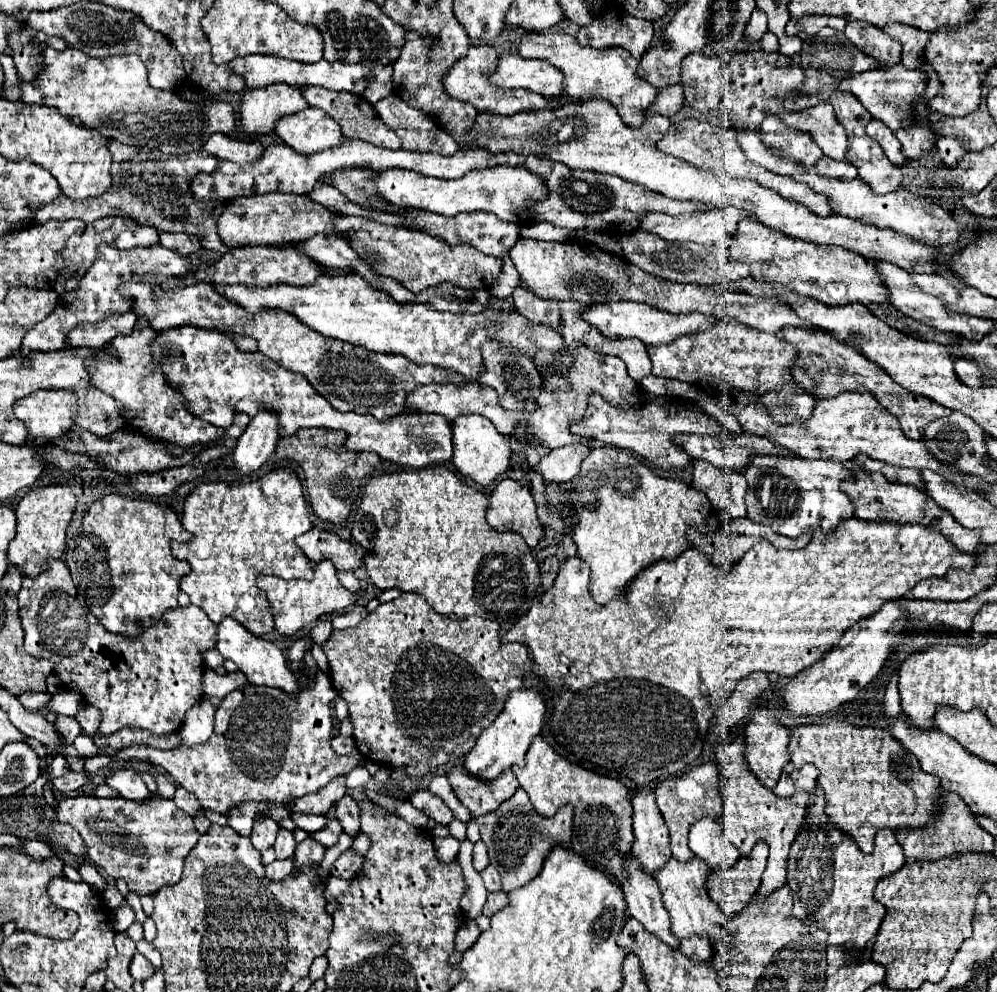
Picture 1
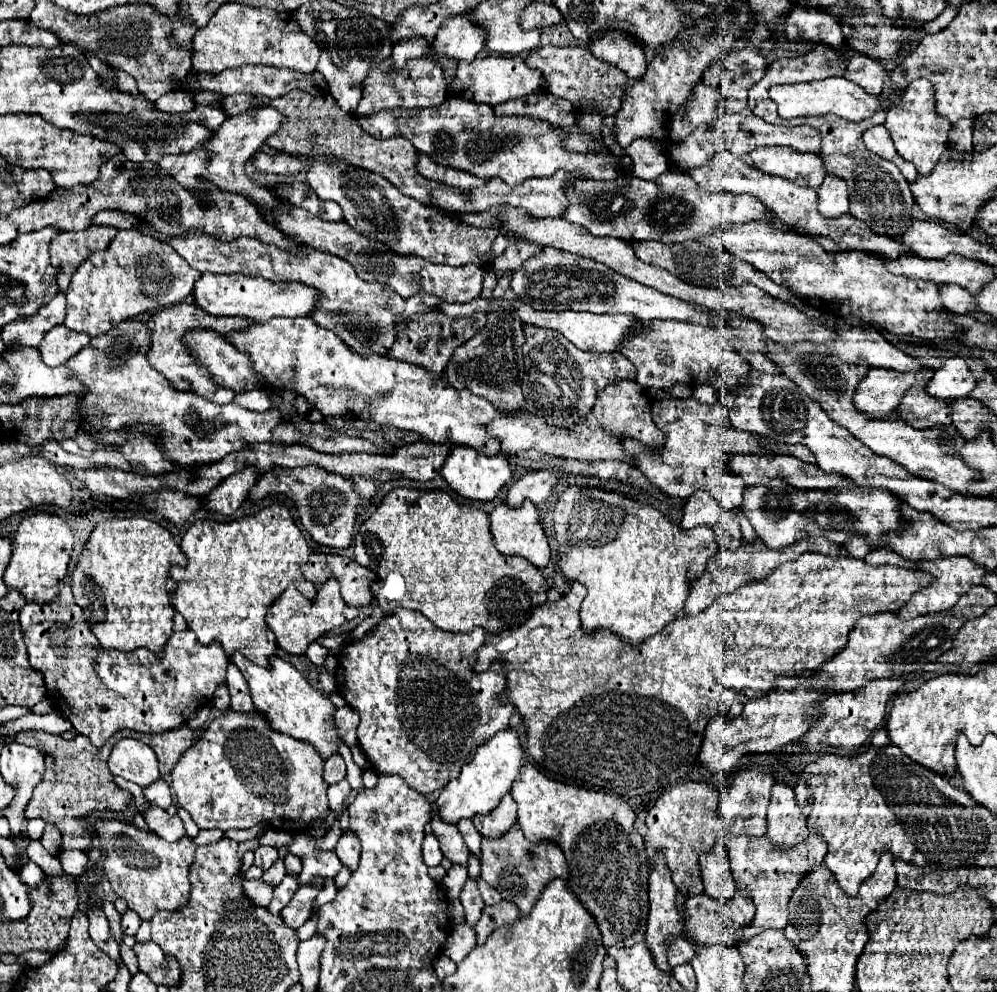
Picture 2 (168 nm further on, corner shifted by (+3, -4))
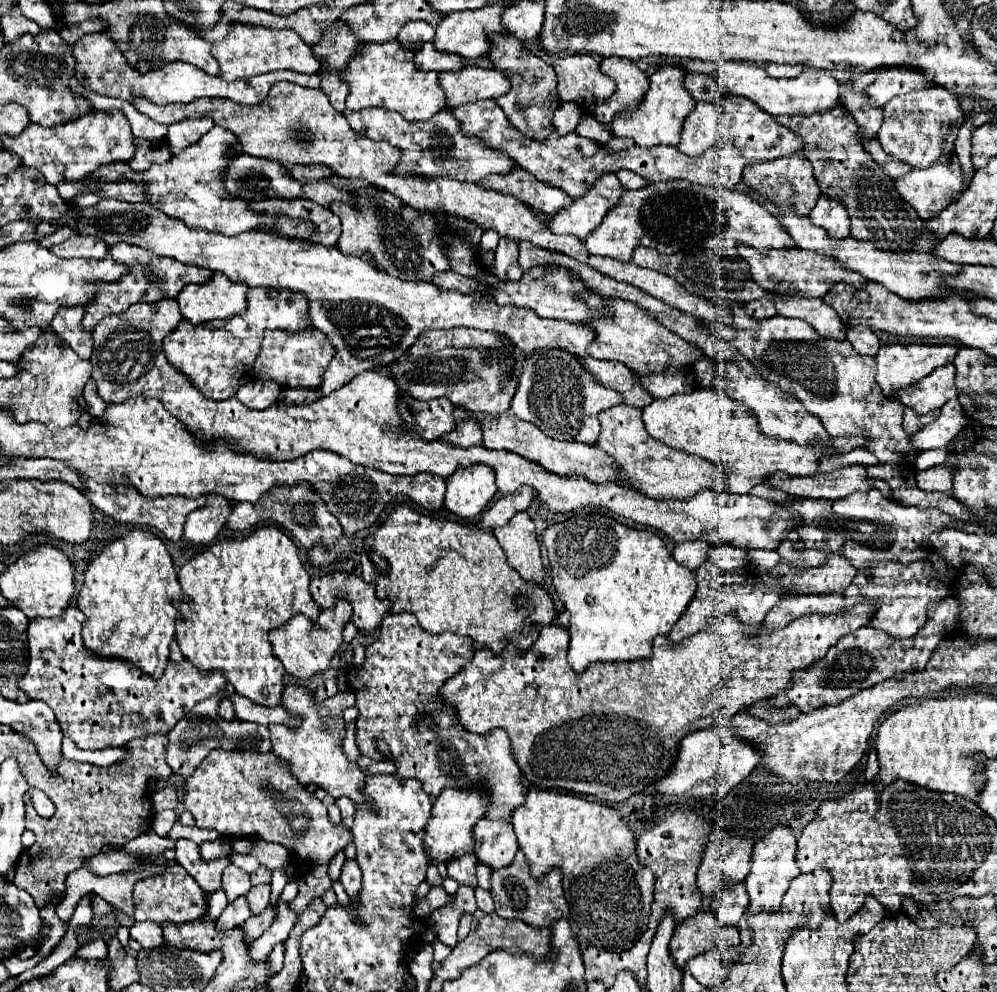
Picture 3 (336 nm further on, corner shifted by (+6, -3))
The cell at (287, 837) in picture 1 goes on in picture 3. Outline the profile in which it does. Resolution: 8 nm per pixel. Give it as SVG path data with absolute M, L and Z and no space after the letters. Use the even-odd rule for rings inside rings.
M256 885L256 887L252 887L248 891L246 901L248 901L250 909L252 909L252 915L260 915L268 907L268 903L270 903L268 895L270 895L270 887L268 885Z

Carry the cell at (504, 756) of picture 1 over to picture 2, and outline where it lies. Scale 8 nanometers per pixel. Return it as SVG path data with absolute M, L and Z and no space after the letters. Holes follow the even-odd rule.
M513 726L497 732L485 744L481 744L475 750L473 760L461 768L459 778L451 780L439 792L437 806L439 806L441 818L449 824L457 824L457 820L461 820L461 818L471 818L473 814L487 814L487 810L493 810L499 804L499 800L511 790L513 780L519 778L519 768L521 768L523 756L525 756L523 744L521 744L517 728L513 728Z

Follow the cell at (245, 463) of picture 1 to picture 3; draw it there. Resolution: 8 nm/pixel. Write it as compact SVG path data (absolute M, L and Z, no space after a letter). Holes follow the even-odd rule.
M210 495L210 505L196 509L186 517L184 525L184 547L204 547L212 543L220 529L226 523L226 517L232 513L230 505L226 505L226 497L222 495Z

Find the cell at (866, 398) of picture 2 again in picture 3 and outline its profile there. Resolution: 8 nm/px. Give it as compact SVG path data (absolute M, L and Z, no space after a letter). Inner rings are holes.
M914 341L914 343L892 343L892 345L884 345L884 347L880 347L880 351L876 355L876 365L878 365L876 381L878 381L880 389L882 389L882 393L886 397L890 397L890 393L896 393L898 389L906 389L906 385L912 385L912 383L920 381L922 377L930 375L936 367L942 367L942 365L952 363L960 347L962 345L958 341L952 341L952 343Z

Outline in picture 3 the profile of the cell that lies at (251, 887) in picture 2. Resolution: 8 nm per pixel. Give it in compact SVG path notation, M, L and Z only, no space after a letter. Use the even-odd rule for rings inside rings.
M238 897L234 903L228 903L226 909L222 911L222 915L218 917L216 925L218 929L222 931L228 931L228 929L234 929L234 927L240 927L242 921L246 921L250 917L250 907L246 903L244 897Z

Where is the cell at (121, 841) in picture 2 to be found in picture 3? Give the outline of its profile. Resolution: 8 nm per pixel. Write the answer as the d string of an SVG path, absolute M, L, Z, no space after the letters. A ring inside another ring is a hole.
M168 867L164 875L138 881L134 885L134 903L136 903L136 921L156 921L156 923L192 923L200 919L208 909L208 895L200 885L186 873L186 869Z

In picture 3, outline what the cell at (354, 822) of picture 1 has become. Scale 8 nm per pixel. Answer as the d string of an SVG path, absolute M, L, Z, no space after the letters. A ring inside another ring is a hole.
M356 861L344 863L340 883L344 885L350 901L358 901L358 895L360 895L360 889L362 889L362 873L360 873L360 867L358 867Z

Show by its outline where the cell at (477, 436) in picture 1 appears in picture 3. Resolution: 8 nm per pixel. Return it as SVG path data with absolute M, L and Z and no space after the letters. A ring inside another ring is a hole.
M472 465L458 469L446 479L446 509L460 519L474 519L488 507L496 493L494 471L488 465Z

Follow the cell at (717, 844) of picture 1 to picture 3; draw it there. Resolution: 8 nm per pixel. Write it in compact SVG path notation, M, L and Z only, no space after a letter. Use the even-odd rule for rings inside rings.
M744 883L734 885L732 889L724 891L720 897L714 899L718 927L736 927L746 909L748 909L748 897Z

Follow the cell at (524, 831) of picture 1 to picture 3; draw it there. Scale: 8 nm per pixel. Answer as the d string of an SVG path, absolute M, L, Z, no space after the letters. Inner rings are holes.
M522 851L516 853L514 865L510 865L506 869L498 869L498 873L492 873L492 891L490 893L494 897L498 917L518 919L518 921L524 921L536 929L550 927L558 919L570 921L570 911L568 911L568 903L564 899L558 869L554 873L548 873L542 881L534 881L530 877L530 867L526 865Z

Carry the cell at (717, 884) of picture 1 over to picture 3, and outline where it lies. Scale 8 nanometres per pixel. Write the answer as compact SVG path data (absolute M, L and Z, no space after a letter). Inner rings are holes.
M700 911L694 917L688 917L670 939L670 957L676 967L684 971L686 963L706 951L716 949L718 945L717 919L712 911Z

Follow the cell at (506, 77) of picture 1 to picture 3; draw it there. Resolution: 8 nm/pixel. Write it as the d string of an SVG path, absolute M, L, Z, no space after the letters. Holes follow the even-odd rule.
M464 67L458 73L440 73L438 83L446 93L446 103L450 107L458 107L480 99L494 99L506 93L510 77L500 75L504 73L498 73L496 69Z

